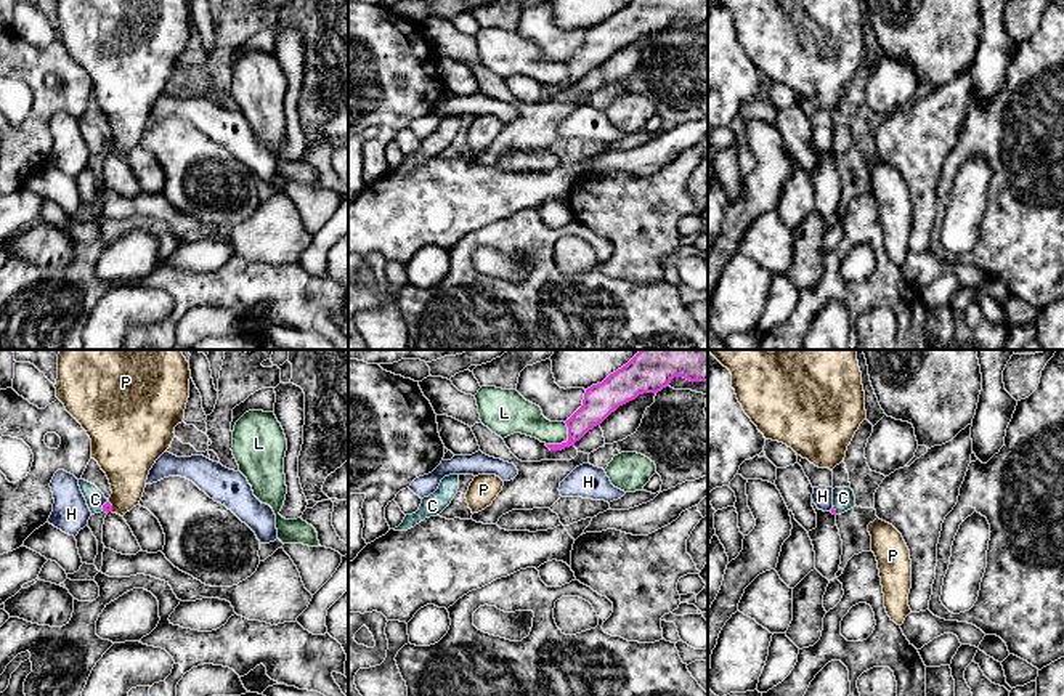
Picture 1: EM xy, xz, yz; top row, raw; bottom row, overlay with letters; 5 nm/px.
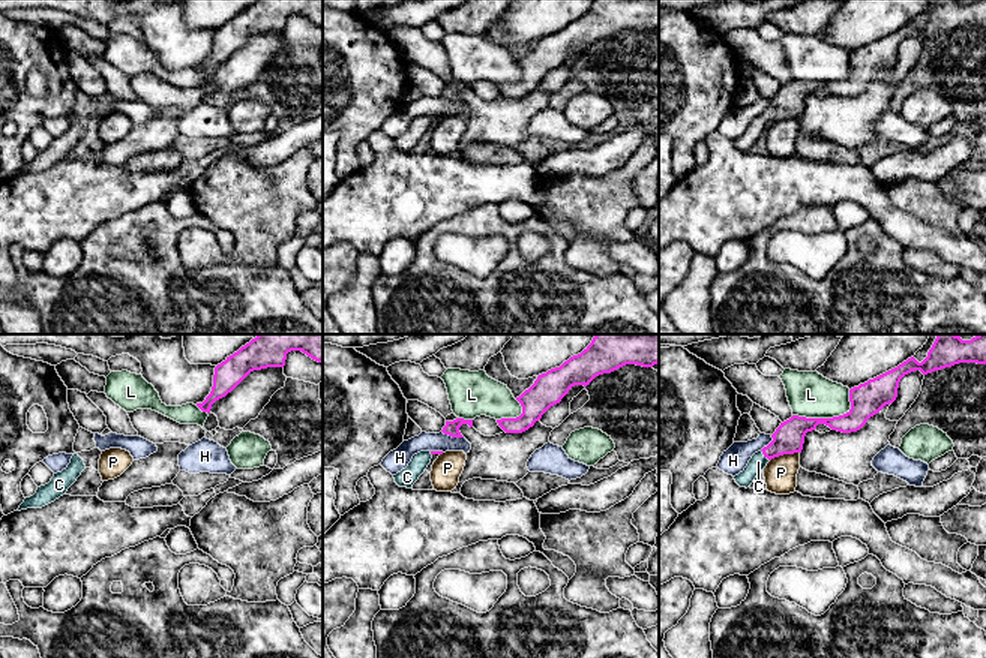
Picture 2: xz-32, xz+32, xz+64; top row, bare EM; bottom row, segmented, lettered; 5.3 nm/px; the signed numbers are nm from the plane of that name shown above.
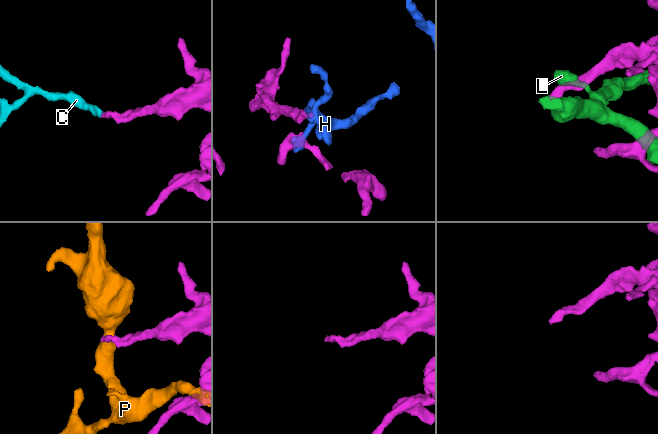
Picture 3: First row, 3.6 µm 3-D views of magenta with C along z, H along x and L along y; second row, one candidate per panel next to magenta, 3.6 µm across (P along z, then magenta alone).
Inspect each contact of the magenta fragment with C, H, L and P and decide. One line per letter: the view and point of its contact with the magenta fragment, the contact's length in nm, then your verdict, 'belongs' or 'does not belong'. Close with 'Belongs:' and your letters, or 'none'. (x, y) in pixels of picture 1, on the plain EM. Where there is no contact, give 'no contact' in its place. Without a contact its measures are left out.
C: xy (103, 146) | 70 nm | belongs
H: yz (832, 149) | 30 nm | does not belong
L: xz (567, 82) | 160 nm | does not belong
P: xy (111, 148) | 50 nm | does not belong
Belongs: C

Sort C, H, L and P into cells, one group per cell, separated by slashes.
C / H / L / P

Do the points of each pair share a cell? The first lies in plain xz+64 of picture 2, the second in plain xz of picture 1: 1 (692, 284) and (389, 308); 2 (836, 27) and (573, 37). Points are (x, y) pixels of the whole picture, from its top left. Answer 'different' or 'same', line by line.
1: same
2: different

